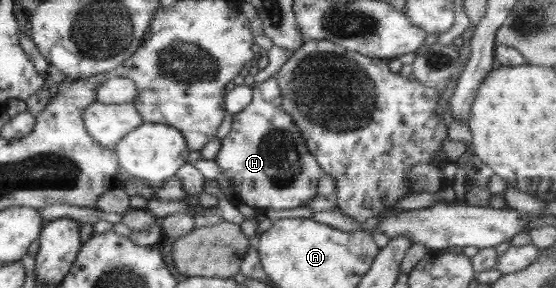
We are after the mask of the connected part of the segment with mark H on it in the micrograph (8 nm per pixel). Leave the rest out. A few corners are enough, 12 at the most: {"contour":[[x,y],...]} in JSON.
{"contour":[[254,83],[214,159],[256,209],[307,206],[325,174]]}

